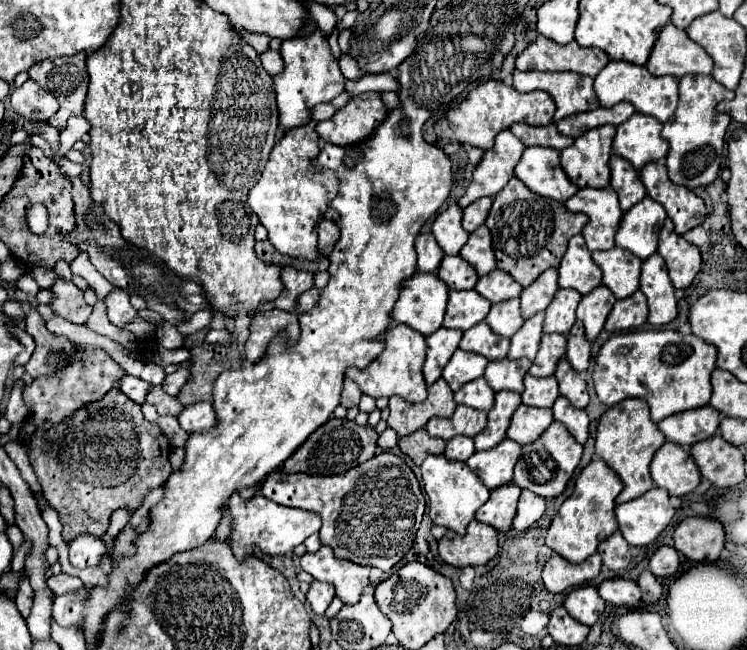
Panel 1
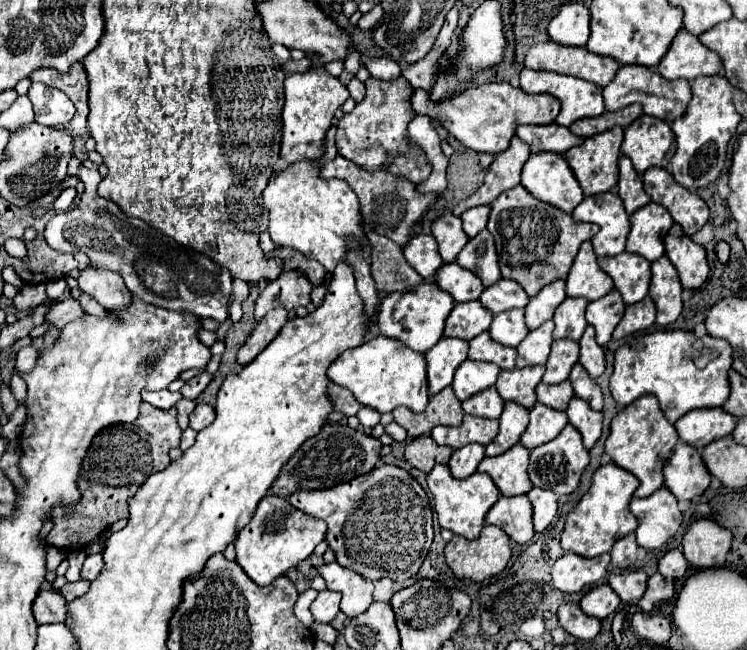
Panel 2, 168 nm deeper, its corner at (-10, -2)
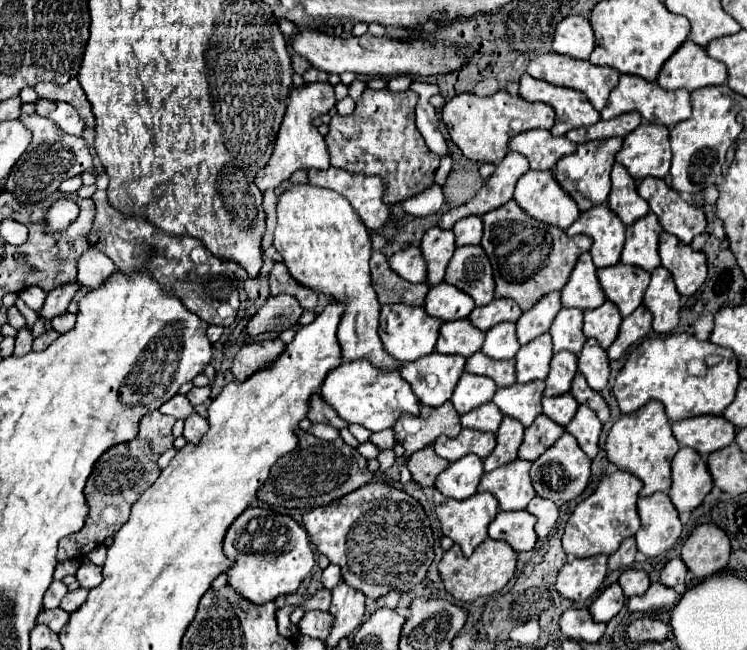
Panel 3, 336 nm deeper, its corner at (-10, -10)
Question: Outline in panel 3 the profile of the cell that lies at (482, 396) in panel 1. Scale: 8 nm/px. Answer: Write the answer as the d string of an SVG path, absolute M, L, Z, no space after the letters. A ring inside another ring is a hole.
M487 403L481 405L465 415L461 415L461 425L467 429L475 429L475 431L491 431L495 433L501 425L503 413L495 407L495 403Z

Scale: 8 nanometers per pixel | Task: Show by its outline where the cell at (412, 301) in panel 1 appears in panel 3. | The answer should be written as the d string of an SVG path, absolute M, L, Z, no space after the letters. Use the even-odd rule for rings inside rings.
M403 303L381 307L379 337L381 337L387 353L393 355L395 359L399 359L401 363L415 361L423 355L433 353L437 337L439 337L439 327L441 327L441 321L435 317L429 317L423 307L411 307L411 305L403 305Z

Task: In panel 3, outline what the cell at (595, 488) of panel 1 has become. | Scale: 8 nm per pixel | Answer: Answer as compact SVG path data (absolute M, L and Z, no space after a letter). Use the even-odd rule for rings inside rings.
M615 471L613 475L605 475L595 493L583 499L575 511L571 513L565 533L563 533L563 551L569 557L593 557L593 555L611 555L617 551L625 537L633 537L639 529L637 515L637 499L641 491L641 479L631 473Z

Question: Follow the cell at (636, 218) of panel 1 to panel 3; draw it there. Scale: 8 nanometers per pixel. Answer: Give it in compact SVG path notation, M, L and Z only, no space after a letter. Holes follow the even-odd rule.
M647 213L643 219L635 221L627 227L627 239L621 253L621 263L635 265L645 271L653 271L661 265L657 239L661 233L661 225L653 213Z

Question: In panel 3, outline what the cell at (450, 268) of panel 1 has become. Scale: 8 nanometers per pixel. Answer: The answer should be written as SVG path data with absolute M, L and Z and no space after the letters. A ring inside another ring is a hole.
M439 283L431 287L425 297L425 311L431 317L441 319L443 323L463 319L473 309L475 309L473 299L449 283Z

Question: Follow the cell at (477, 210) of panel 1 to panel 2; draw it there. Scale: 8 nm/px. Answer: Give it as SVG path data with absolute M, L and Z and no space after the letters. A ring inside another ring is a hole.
M479 205L479 207L473 207L469 211L465 211L461 215L463 219L463 229L469 237L475 237L479 231L483 231L487 227L487 219L489 219L489 211L491 207L489 205Z

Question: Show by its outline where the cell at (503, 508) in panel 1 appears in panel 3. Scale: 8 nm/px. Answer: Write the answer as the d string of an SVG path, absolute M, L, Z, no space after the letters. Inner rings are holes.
M499 511L489 525L489 537L507 541L517 553L531 551L537 541L535 521L527 511Z

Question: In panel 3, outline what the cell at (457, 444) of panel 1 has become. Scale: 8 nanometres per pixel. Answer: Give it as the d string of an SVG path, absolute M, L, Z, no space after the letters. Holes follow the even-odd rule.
M465 455L463 459L451 463L435 479L435 489L451 499L467 499L477 493L477 485L483 477L483 461L477 455Z

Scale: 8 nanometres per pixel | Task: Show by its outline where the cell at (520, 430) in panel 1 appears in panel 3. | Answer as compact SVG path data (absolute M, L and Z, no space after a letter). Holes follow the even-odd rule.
M539 415L533 421L533 425L525 429L525 437L519 447L519 459L535 461L561 437L563 431L565 429L561 425L557 425L555 421L547 419L547 415Z

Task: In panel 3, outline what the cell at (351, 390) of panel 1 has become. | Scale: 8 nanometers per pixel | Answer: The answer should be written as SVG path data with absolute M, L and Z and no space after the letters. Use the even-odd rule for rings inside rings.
M315 393L311 397L311 403L309 403L309 411L307 411L307 419L311 423L329 423L333 425L335 429L343 429L347 427L347 423L343 419L339 419L339 415Z

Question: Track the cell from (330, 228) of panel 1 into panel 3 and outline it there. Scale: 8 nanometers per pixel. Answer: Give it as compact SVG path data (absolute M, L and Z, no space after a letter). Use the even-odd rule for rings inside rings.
M373 251L371 255L371 283L377 293L381 305L385 303L407 303L407 305L423 305L423 299L429 291L425 283L413 285L395 275L387 263L387 255L381 251Z

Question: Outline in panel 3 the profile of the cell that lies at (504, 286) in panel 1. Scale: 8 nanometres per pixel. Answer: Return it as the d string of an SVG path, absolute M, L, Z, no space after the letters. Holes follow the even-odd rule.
M493 299L485 307L475 307L467 319L479 331L489 331L497 323L517 321L521 317L521 313L523 311L519 311L519 305L515 305L515 301L511 301L511 299Z

